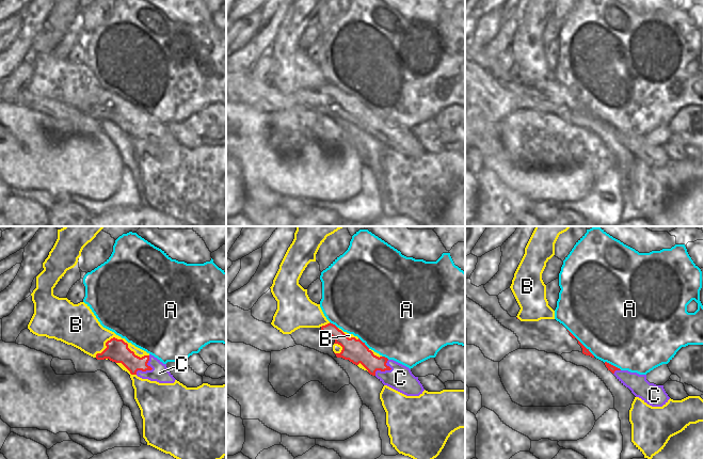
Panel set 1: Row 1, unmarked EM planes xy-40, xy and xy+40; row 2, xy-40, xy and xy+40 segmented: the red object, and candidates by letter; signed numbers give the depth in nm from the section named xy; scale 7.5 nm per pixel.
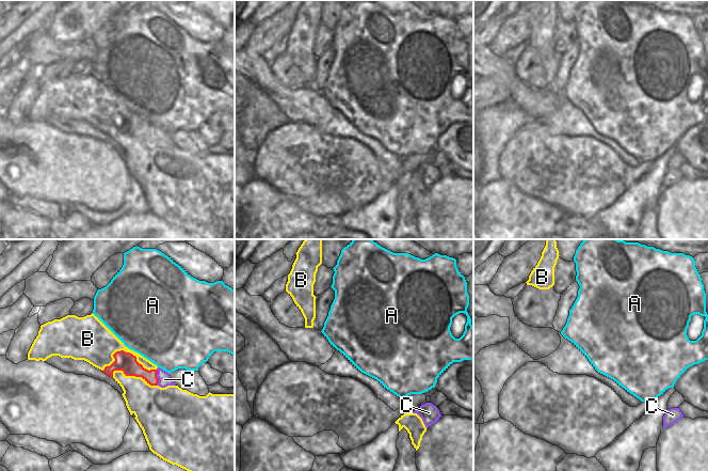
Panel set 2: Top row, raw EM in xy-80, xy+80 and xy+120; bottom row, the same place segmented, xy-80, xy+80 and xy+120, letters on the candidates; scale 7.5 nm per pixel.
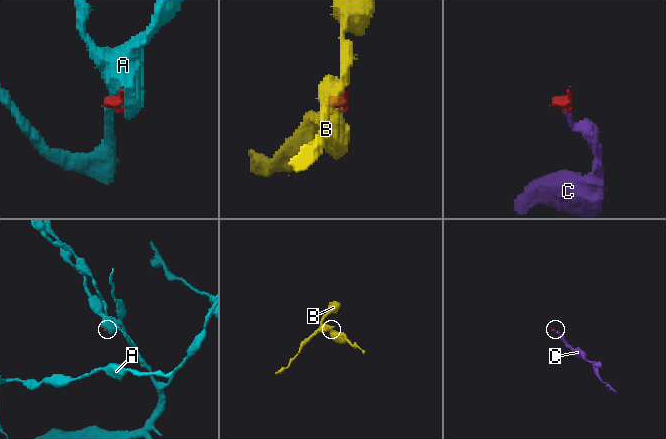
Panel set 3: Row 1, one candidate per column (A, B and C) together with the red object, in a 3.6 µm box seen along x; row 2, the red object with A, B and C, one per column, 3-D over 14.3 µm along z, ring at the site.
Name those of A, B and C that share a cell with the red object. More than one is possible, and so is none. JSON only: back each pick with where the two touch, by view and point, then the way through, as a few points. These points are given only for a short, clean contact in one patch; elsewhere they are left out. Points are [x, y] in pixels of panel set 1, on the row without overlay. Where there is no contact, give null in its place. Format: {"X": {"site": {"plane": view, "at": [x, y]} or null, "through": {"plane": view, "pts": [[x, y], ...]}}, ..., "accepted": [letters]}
{"C": {"site": {"plane": "xy-40", "at": [149, 130]}, "through": {"plane": "xy-40", "pts": [[121, 114], [136, 126], [149, 130], [159, 133]]}}, "accepted": ["C"]}

